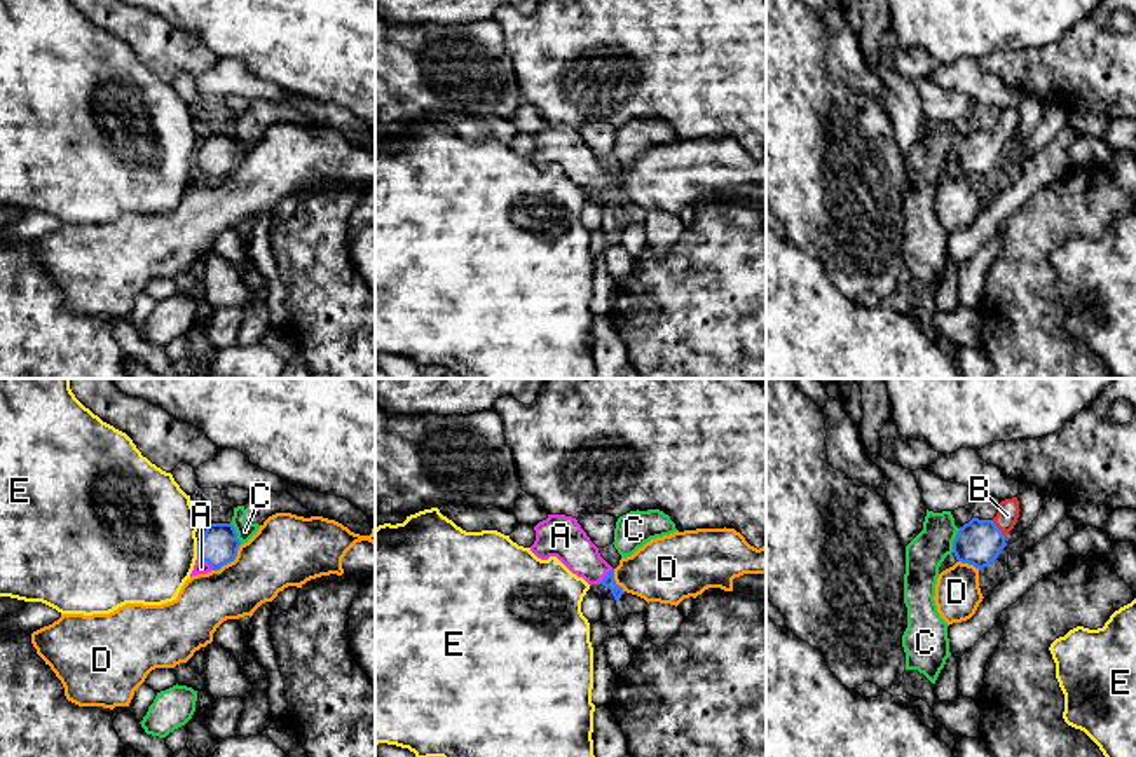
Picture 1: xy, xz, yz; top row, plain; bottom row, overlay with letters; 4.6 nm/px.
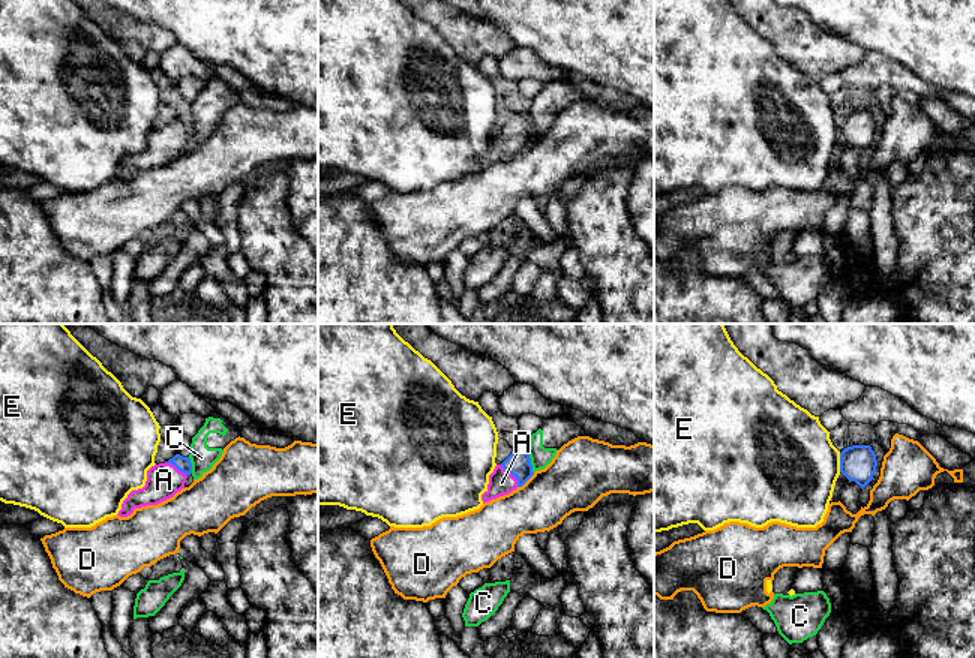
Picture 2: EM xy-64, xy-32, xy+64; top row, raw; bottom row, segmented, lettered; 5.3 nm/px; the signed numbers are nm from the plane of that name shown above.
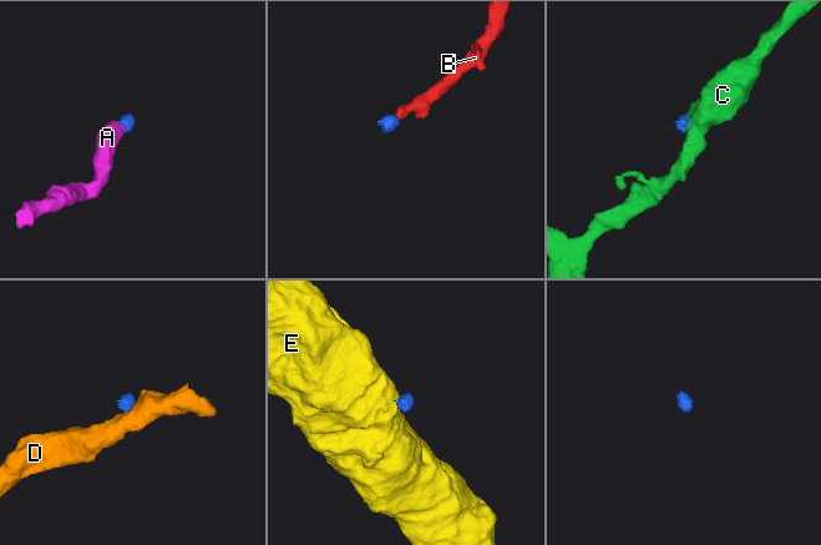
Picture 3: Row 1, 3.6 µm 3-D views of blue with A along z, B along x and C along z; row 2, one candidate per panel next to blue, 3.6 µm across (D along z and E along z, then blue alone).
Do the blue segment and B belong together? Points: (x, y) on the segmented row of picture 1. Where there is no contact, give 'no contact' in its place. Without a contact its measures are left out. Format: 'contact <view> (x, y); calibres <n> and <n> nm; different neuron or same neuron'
contact yz (999, 529); calibres 220 and 100 nm; same neuron

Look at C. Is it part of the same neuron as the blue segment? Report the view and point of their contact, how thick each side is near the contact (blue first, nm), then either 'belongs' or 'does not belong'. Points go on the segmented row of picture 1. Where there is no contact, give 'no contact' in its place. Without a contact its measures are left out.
yz (953, 541) | 220/180 nm | does not belong

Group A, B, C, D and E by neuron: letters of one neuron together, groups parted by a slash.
A B / C / D / E

